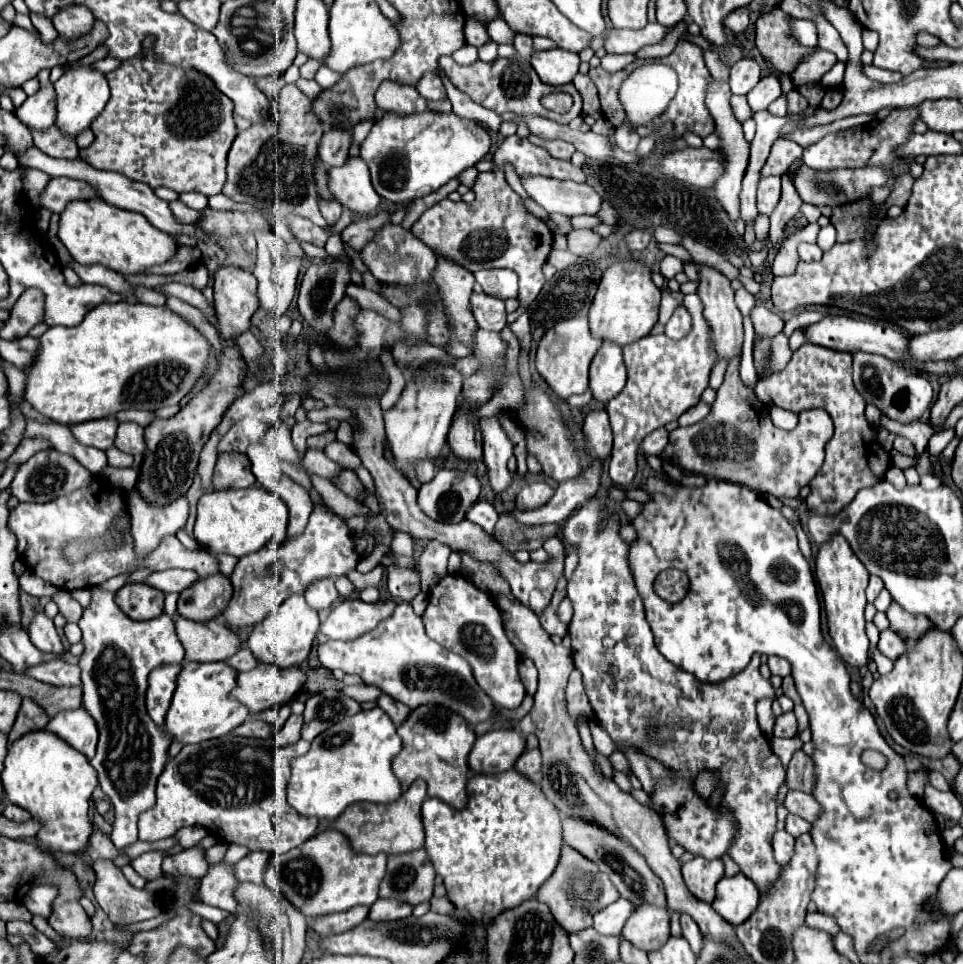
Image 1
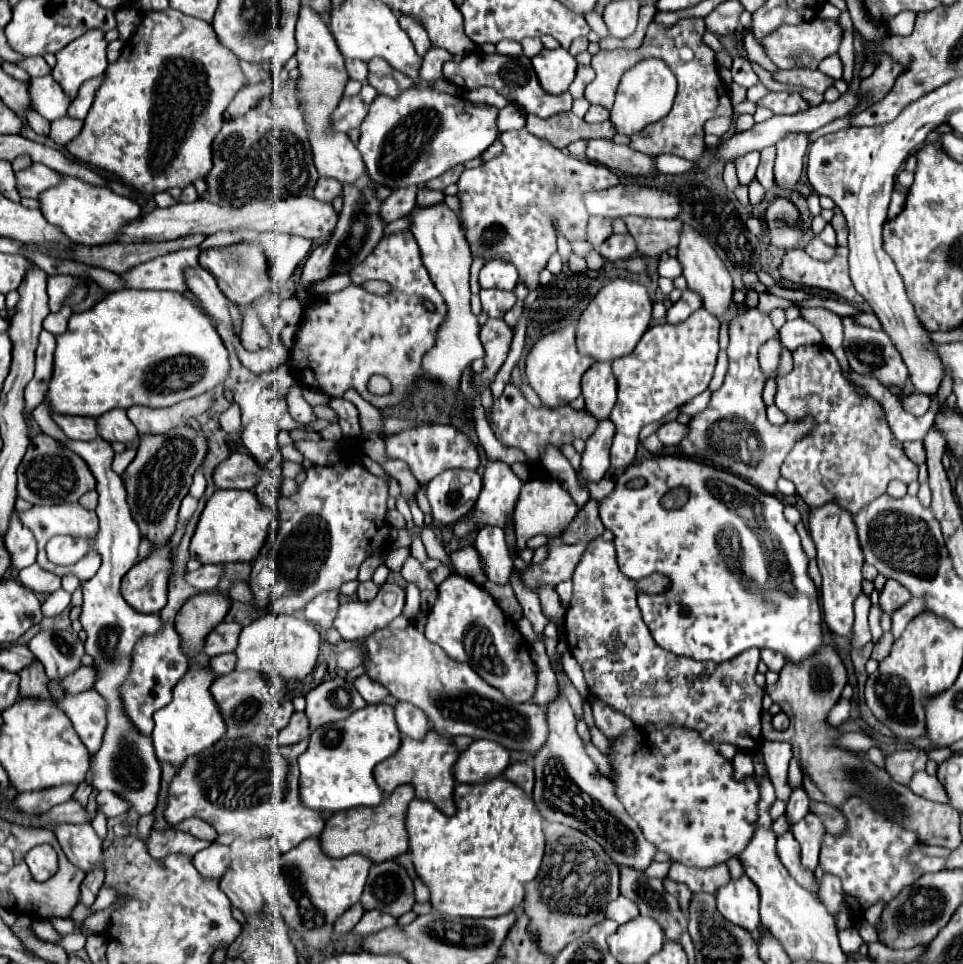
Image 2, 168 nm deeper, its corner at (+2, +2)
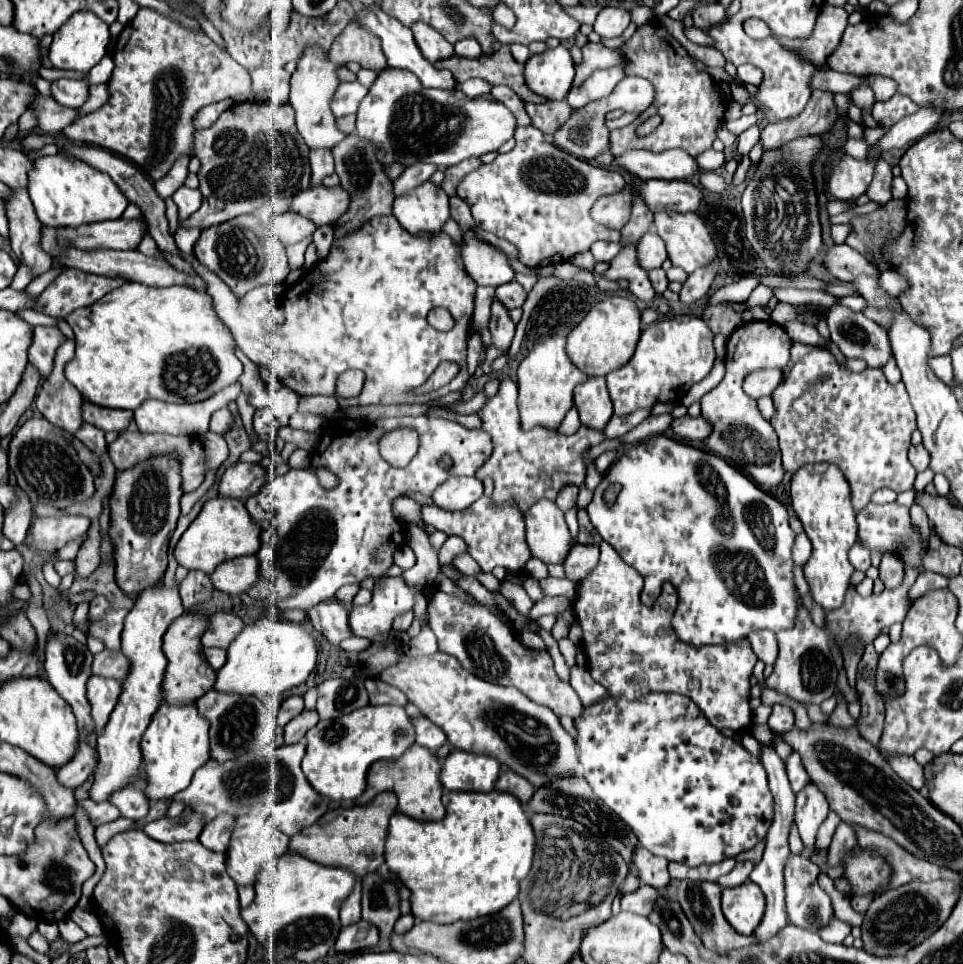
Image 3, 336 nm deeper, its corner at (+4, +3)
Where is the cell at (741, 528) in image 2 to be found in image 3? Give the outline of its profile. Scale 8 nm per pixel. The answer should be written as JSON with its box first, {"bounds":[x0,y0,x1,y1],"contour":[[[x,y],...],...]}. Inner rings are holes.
{"bounds":[587,435,799,647],"contour":[[[663,435],[645,441],[611,465],[595,489],[587,513],[599,535],[629,567],[643,575],[643,605],[657,601],[665,581],[677,589],[679,605],[671,617],[671,627],[679,641],[693,647],[723,645],[747,639],[747,635],[757,629],[779,633],[795,627],[799,611],[799,593],[793,577],[795,563],[791,557],[795,533],[787,523],[787,509],[717,455]],[[609,483],[621,483],[615,503],[603,499]]]}

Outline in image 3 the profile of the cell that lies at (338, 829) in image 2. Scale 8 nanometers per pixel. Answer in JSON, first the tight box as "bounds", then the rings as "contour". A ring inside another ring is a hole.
{"bounds":[289,791,397,877],"contour":[[[393,791],[379,793],[369,805],[337,807],[327,811],[315,825],[303,829],[289,839],[289,849],[299,849],[307,853],[313,861],[323,865],[343,865],[343,869],[353,869],[357,877],[377,871],[385,861],[385,837],[389,829],[389,819],[397,811],[397,797]]]}

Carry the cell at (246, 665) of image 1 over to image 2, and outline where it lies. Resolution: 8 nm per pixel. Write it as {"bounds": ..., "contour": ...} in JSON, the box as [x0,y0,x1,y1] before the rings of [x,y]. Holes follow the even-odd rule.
{"bounds":[211,654,235,676],"contour":[[[223,654],[223,656],[217,656],[217,658],[211,658],[211,670],[217,676],[233,672],[233,668],[235,668],[235,656],[233,654]]]}

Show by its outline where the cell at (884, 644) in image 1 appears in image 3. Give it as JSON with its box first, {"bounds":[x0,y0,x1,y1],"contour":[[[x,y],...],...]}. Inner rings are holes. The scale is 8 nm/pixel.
{"bounds":[907,571,947,605],"contour":[[[923,571],[923,573],[919,573],[915,585],[913,585],[913,587],[909,589],[909,593],[907,593],[907,605],[911,605],[915,599],[923,597],[923,595],[929,593],[929,591],[933,591],[933,589],[943,589],[943,587],[947,587],[947,579],[945,579],[943,575],[933,573],[933,571]]]}

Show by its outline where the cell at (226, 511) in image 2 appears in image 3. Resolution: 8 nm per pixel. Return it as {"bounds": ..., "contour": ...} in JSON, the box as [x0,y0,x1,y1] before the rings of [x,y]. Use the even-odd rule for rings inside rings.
{"bounds":[175,497,261,573],"contour":[[[213,497],[205,501],[197,519],[183,533],[175,547],[175,559],[187,569],[197,569],[203,573],[213,573],[213,569],[227,559],[255,555],[261,545],[261,527],[251,519],[245,503],[233,497]]]}

